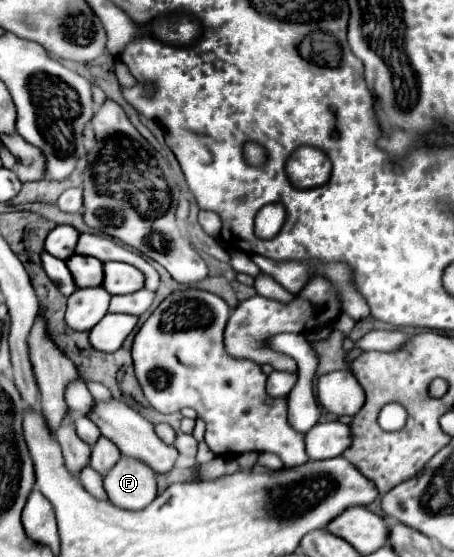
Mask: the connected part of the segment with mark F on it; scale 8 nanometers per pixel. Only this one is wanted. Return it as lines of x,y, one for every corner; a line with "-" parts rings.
122,456
106,474
104,490
110,502
126,510
142,510
156,498
156,474
142,460

